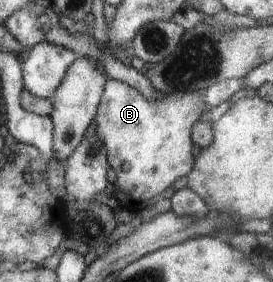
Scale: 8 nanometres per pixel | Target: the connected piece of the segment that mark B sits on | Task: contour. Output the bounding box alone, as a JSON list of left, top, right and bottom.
[93,79,209,212]

